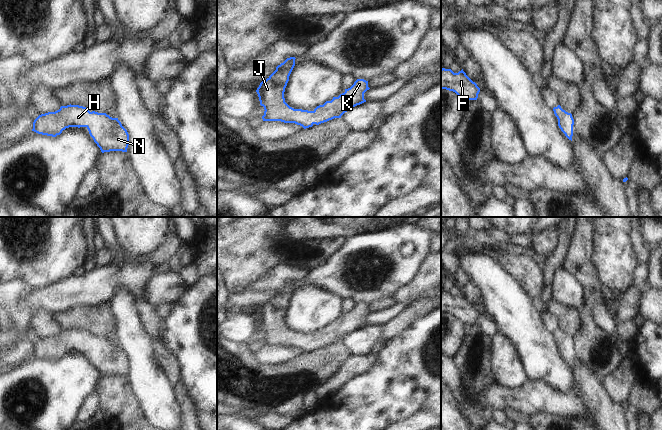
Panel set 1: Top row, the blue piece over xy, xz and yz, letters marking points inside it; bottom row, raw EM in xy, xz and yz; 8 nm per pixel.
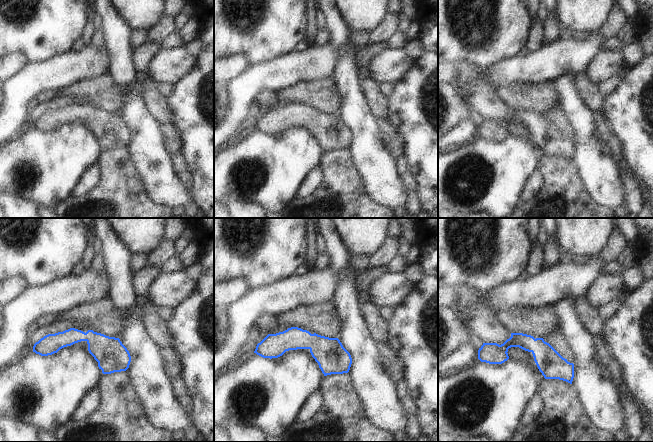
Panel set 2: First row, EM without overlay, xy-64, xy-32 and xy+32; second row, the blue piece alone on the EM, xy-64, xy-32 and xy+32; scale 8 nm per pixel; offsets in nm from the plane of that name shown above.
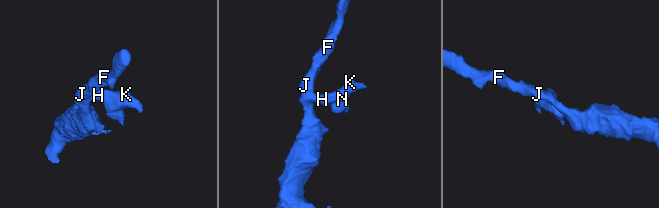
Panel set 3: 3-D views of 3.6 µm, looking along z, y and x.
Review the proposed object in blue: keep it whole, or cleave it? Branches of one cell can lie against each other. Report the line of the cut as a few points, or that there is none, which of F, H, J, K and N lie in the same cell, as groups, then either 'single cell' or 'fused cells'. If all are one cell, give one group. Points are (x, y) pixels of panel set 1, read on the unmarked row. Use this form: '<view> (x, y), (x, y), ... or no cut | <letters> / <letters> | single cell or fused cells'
no cut | F H J K N | single cell

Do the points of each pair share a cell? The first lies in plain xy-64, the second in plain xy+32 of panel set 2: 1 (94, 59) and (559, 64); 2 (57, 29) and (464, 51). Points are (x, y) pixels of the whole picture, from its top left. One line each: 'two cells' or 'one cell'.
1: one cell
2: one cell

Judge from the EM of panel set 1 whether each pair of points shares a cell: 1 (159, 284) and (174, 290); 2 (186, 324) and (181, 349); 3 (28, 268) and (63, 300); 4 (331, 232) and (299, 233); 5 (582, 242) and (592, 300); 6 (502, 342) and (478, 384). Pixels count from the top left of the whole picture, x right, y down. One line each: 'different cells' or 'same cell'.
1: same cell
2: same cell
3: different cells
4: same cell
5: same cell
6: different cells

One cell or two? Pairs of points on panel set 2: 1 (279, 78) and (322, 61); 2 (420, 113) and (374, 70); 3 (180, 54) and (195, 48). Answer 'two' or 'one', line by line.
1: one
2: two
3: two

